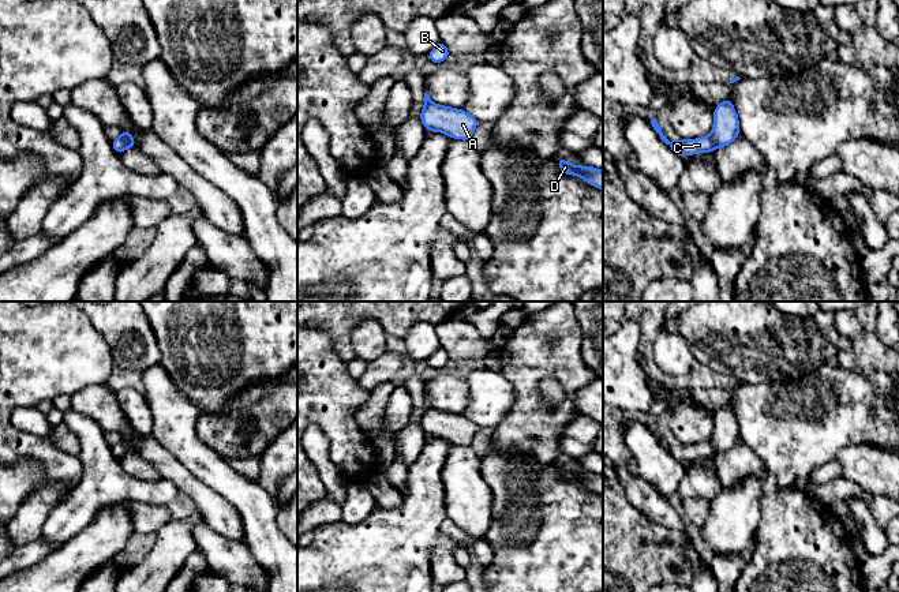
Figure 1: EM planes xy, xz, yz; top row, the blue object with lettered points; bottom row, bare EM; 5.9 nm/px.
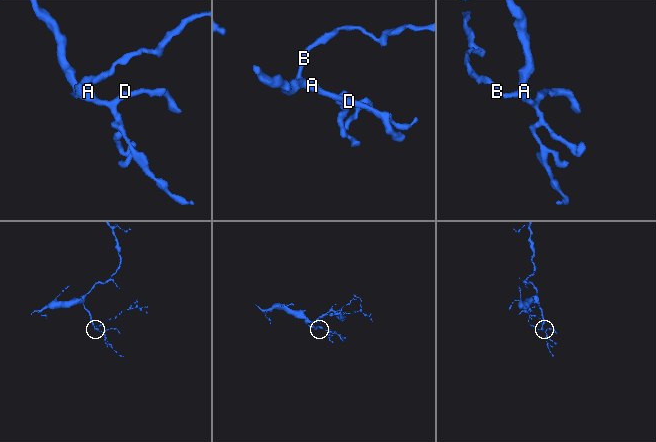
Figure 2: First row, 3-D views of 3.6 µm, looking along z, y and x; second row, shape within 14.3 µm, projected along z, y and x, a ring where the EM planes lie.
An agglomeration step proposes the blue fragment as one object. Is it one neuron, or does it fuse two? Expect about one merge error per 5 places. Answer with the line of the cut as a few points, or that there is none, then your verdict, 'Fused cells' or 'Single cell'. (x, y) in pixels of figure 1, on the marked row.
Split along yz (710, 135), (716, 148). Fused cells

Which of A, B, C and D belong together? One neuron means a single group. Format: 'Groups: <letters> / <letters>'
Groups: A D / B C

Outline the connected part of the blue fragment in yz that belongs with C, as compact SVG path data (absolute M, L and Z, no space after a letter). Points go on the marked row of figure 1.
M653 117L651 120L653 130L659 134L660 139L671 147L671 150L677 156L693 156L696 153L711 153L716 149L715 143L711 139L711 135L703 136L698 139L681 139L679 142L670 142L662 132L660 125L658 124L656 119Z

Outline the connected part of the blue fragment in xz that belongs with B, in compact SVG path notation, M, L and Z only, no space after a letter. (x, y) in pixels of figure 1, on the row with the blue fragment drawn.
M438 42L438 45L427 55L432 63L442 63L450 55L446 45L443 42Z

